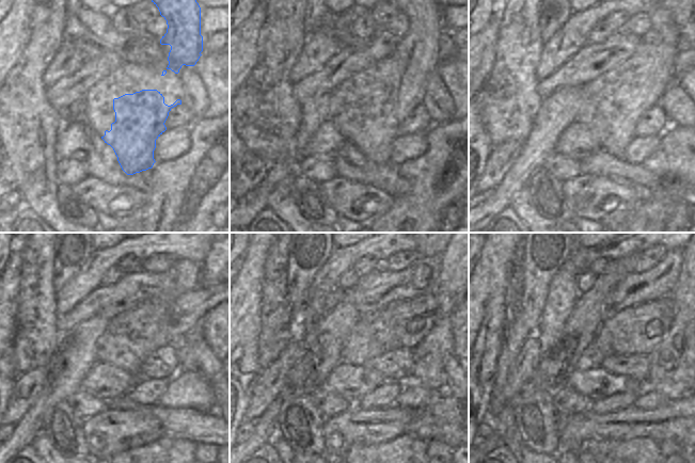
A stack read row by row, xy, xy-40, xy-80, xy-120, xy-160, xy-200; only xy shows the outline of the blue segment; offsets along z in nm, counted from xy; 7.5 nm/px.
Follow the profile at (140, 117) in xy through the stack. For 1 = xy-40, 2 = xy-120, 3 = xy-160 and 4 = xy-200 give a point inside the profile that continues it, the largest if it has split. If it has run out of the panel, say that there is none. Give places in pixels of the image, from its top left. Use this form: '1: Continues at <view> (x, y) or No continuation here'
1: Continues at xy-40 (385, 101)
2: Continues at xy-120 (149, 338)
3: Continues at xy-160 (405, 334)
4: Continues at xy-200 (644, 336)

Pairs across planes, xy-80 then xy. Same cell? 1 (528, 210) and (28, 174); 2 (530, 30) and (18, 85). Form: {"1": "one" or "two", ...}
{"1": "one", "2": "one"}

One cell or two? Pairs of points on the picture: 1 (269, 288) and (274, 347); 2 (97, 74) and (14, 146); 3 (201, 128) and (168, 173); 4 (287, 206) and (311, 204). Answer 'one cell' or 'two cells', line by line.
1: one cell
2: two cells
3: one cell
4: two cells

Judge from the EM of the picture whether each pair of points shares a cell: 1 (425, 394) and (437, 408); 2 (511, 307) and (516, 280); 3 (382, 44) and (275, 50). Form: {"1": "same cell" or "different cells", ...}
{"1": "different cells", "2": "same cell", "3": "different cells"}

